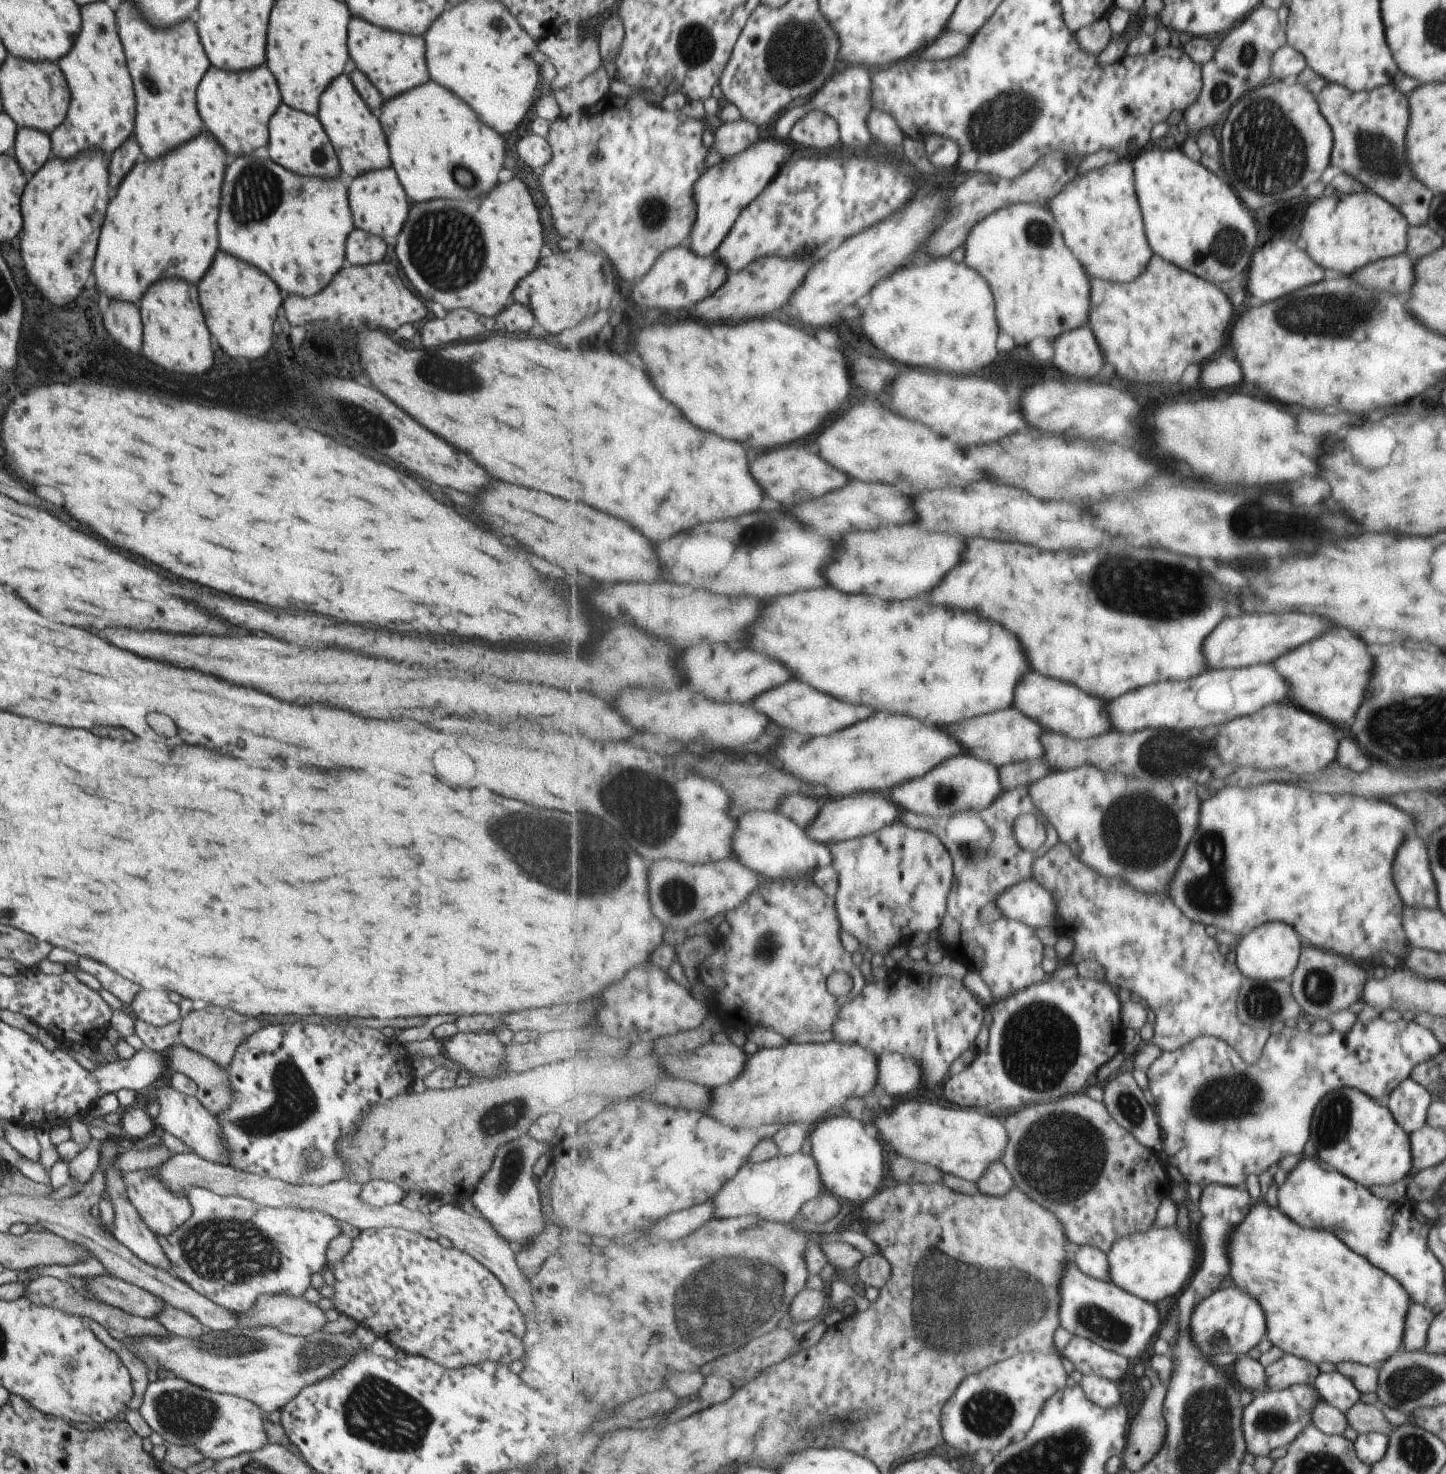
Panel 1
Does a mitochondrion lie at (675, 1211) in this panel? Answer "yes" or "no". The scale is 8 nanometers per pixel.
no

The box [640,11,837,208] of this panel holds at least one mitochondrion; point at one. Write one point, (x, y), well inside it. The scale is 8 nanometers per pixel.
(796, 51)

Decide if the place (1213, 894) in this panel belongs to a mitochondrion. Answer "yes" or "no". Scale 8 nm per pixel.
yes

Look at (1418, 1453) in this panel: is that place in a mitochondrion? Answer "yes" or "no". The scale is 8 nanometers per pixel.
yes

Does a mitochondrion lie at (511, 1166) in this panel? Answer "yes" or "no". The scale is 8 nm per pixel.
yes

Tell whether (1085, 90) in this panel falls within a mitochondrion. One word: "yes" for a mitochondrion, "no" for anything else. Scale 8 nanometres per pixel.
no

